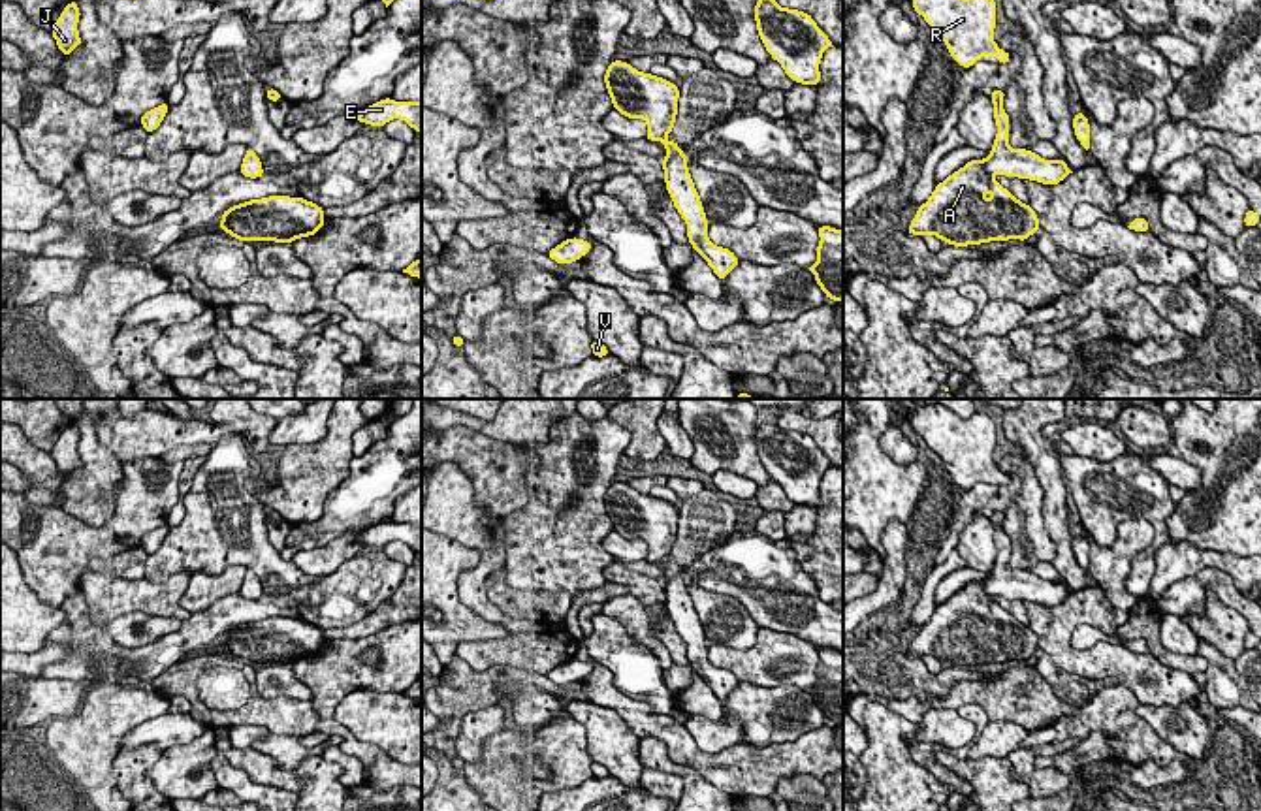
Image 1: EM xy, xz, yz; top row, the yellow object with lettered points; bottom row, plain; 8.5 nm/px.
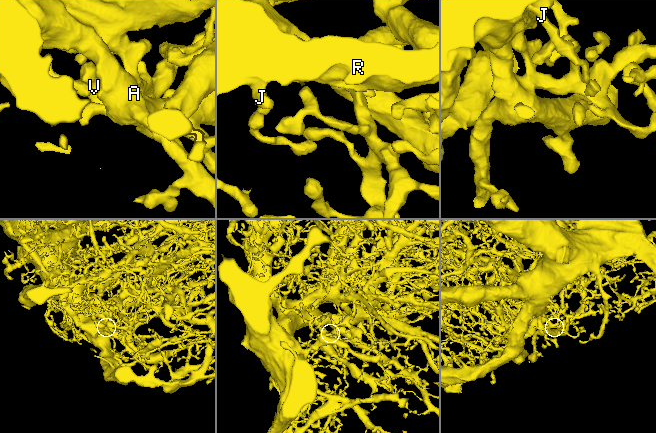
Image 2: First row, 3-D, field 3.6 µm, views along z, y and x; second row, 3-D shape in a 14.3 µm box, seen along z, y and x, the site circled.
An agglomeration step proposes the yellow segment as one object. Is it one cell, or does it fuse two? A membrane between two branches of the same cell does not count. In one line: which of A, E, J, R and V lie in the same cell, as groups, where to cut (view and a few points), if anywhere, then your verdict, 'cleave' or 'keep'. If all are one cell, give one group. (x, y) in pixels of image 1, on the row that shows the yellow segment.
A E J R V | no cut | keep

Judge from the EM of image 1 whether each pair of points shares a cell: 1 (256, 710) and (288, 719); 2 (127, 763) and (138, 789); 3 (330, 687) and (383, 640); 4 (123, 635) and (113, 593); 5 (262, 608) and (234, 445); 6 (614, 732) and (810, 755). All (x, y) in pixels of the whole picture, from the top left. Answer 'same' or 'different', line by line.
1: same
2: same
3: same
4: different
5: different
6: different

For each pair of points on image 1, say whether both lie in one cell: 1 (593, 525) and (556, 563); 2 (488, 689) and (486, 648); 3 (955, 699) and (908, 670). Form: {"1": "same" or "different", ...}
{"1": "same", "2": "different", "3": "different"}

